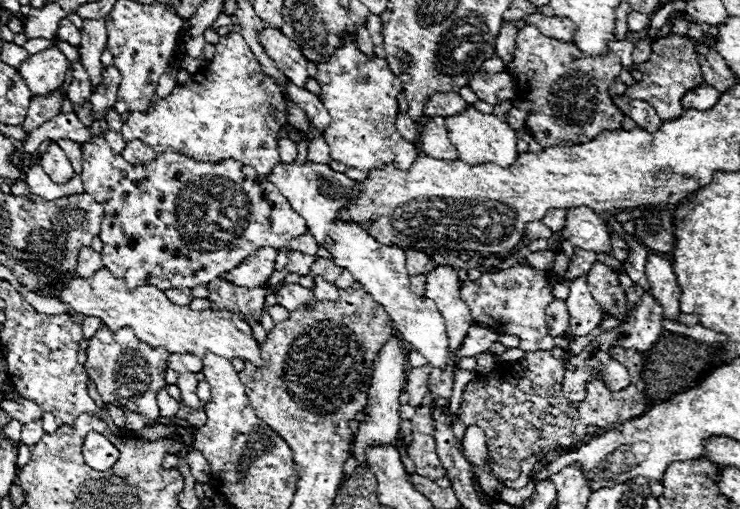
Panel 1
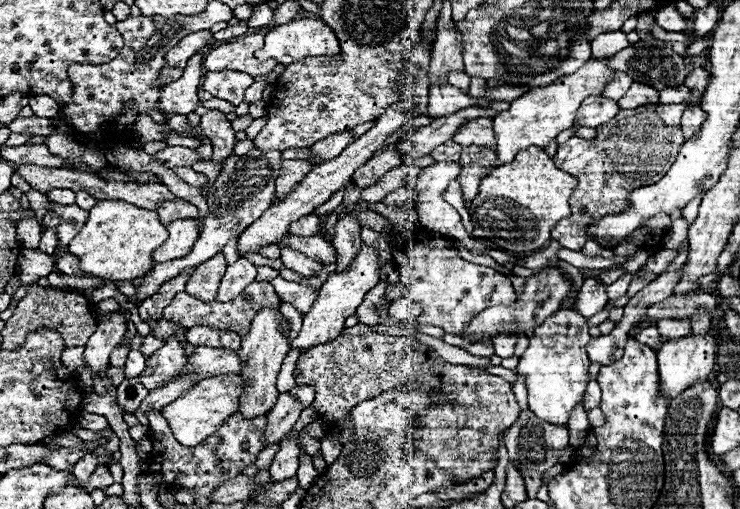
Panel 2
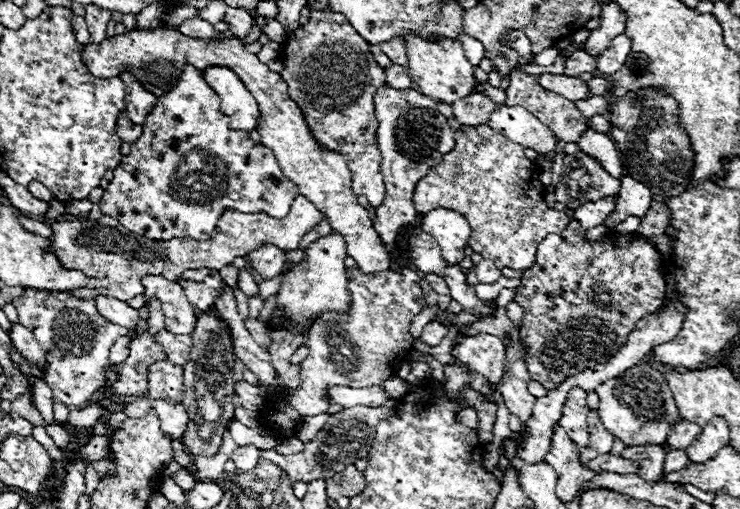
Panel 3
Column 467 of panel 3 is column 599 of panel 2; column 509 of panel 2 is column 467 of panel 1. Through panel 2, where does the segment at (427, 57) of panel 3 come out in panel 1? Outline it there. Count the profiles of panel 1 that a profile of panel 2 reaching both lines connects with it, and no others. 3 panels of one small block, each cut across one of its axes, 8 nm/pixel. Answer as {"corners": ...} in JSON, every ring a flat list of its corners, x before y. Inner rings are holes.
{"corners":[[470,106,462,114,452,116,452,118,446,118,446,128,448,128,448,136,450,136,452,144,458,150,460,160,464,160,464,162,468,162,472,166,484,164,484,162,492,162,492,164,498,164,498,166,504,166,506,168,512,162,516,162,516,158,518,158,516,130,512,130,504,122,504,116,482,114,474,106]]}

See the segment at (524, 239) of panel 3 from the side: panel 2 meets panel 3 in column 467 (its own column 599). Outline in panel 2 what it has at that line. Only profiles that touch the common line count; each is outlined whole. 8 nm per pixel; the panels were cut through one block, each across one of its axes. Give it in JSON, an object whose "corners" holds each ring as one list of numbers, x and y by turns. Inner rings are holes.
{"corners":[[656,104,638,106,632,110,620,110,608,124,596,128,596,138,584,140,572,136,558,146,554,164,572,174,578,186,572,192,572,214,562,218,554,230,552,240,558,240,568,250,582,250,586,244,586,226,600,220,604,214,626,210,628,194,636,186,648,186,658,182,676,160,680,146,686,142,681,130,681,117,688,105]]}

